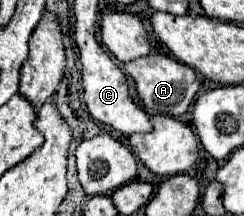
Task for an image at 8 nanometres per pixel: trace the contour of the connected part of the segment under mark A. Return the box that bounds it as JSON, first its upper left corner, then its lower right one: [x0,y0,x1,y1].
[123,54,201,116]

